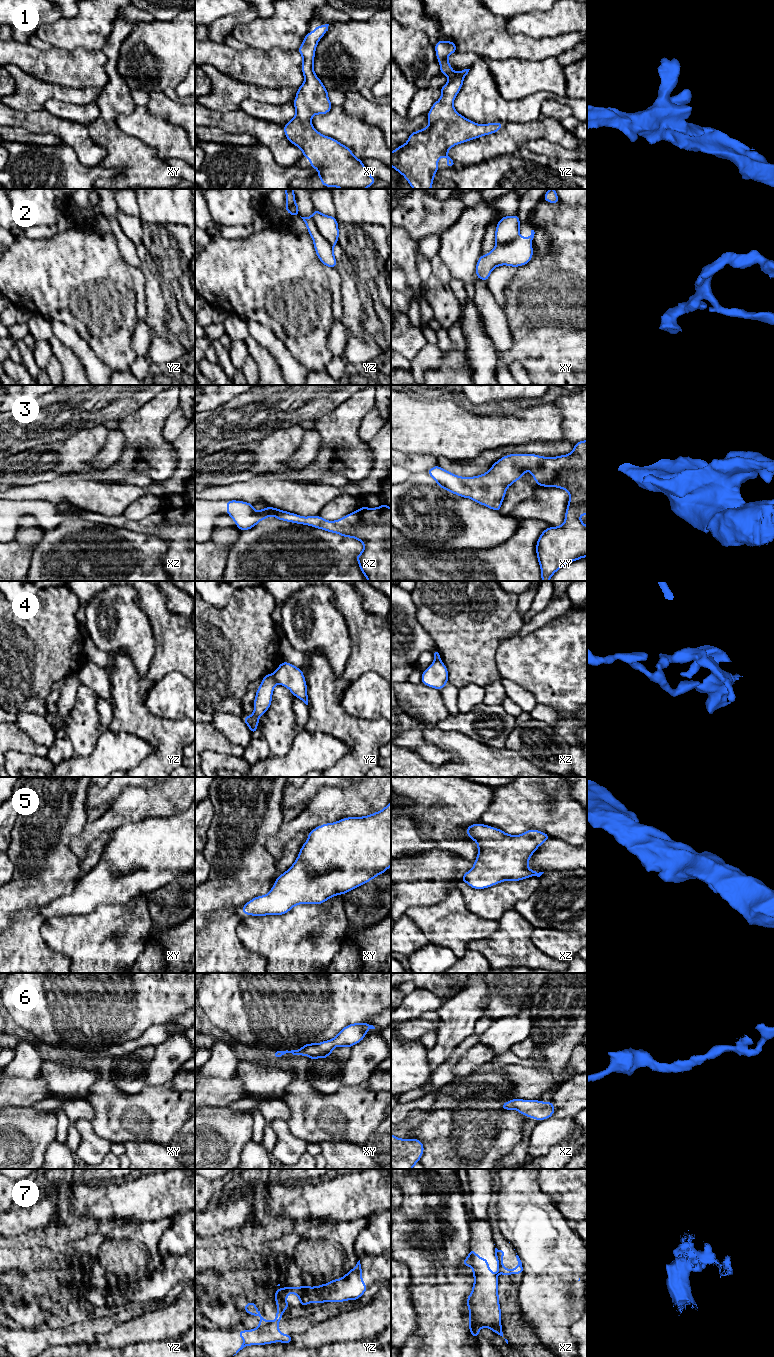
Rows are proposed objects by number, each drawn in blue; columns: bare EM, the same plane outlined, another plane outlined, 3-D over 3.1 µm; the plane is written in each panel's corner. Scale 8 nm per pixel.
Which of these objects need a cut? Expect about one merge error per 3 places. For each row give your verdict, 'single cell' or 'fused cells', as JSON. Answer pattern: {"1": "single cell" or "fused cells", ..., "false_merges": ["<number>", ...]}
{"1": "single cell", "2": "single cell", "3": "single cell", "4": "fused cells", "5": "single cell", "6": "single cell", "7": "fused cells", "false_merges": ["4", "7"]}

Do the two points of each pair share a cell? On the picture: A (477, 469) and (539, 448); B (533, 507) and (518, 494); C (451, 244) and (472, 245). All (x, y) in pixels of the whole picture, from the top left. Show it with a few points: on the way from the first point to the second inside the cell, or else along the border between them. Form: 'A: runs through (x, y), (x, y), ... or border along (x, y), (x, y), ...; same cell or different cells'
A: runs through (492, 456), (508, 449), (524, 448); same cell
B: border along (532, 489), (532, 494), (522, 501), (509, 515); different cells
C: runs through (456, 244), (467, 244); same cell

